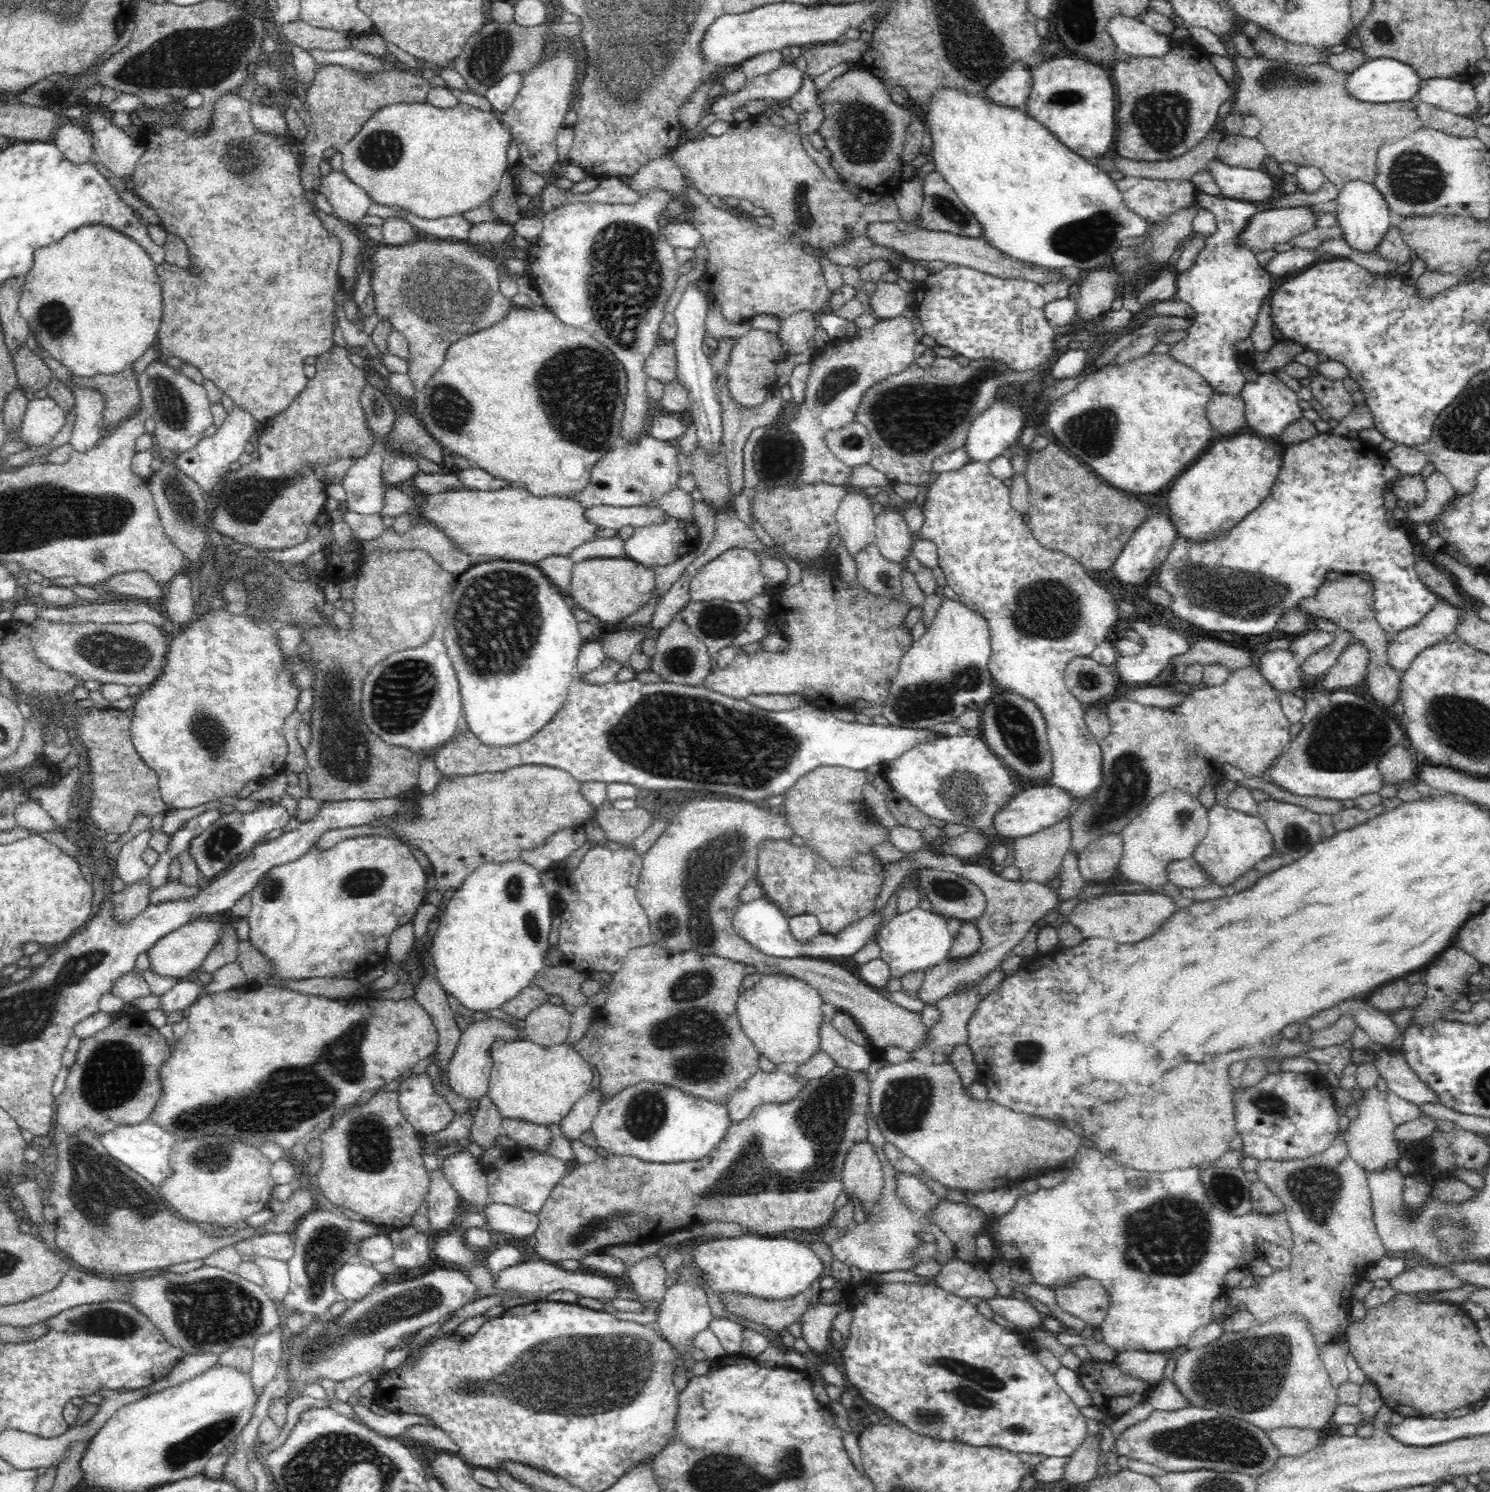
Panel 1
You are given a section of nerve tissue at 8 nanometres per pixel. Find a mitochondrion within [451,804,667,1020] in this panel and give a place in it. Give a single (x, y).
(514, 885)

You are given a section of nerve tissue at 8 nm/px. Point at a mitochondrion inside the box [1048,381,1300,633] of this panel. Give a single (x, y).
(1249, 596)

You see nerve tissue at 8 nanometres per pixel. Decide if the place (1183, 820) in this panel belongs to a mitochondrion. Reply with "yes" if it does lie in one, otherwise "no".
yes

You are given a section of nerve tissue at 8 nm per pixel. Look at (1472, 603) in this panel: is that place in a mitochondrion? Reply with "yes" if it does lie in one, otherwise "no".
no

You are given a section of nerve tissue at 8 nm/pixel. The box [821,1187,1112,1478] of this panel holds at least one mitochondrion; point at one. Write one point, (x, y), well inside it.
(979, 1385)

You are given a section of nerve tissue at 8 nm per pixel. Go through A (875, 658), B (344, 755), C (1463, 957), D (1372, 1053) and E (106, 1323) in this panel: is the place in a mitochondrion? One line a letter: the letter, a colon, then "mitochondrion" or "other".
A: other
B: mitochondrion
C: other
D: other
E: mitochondrion

